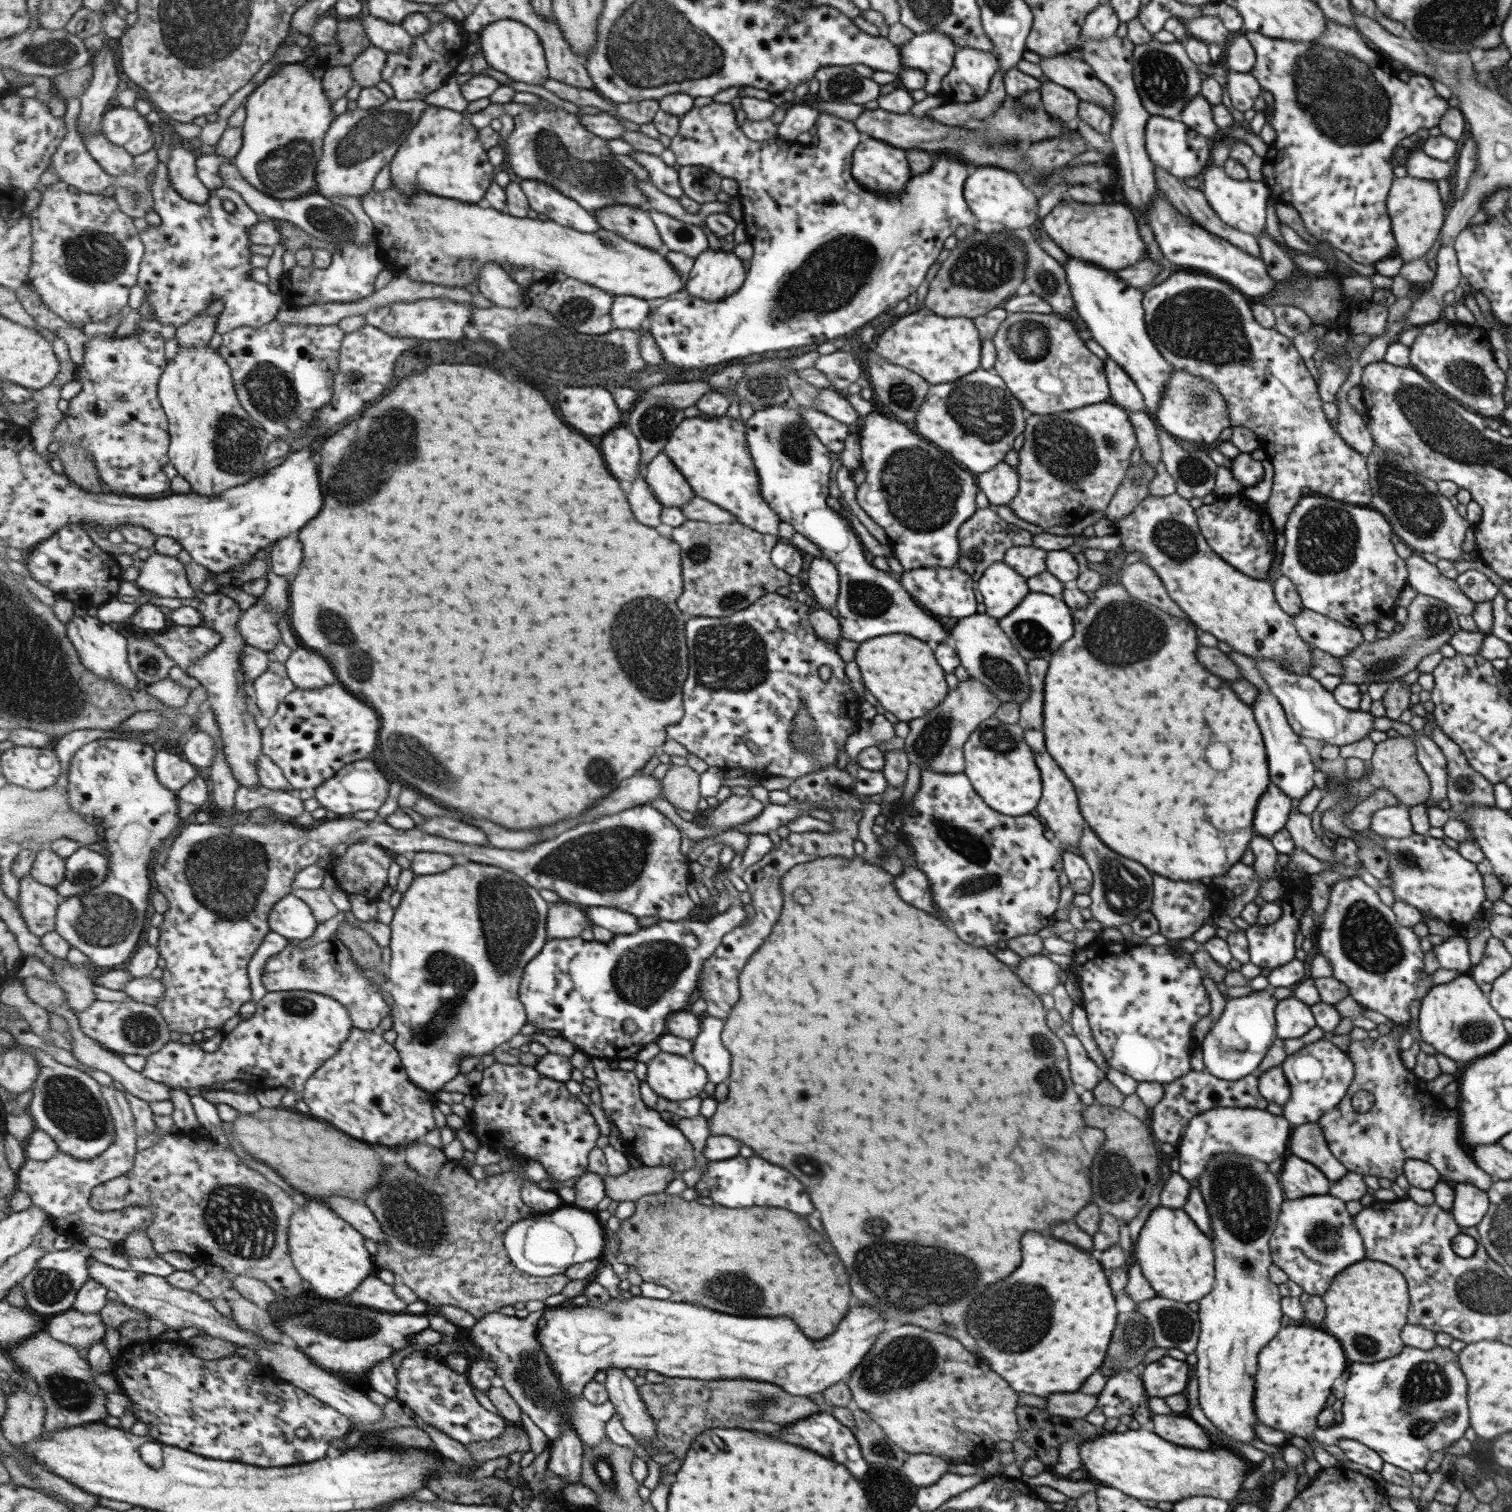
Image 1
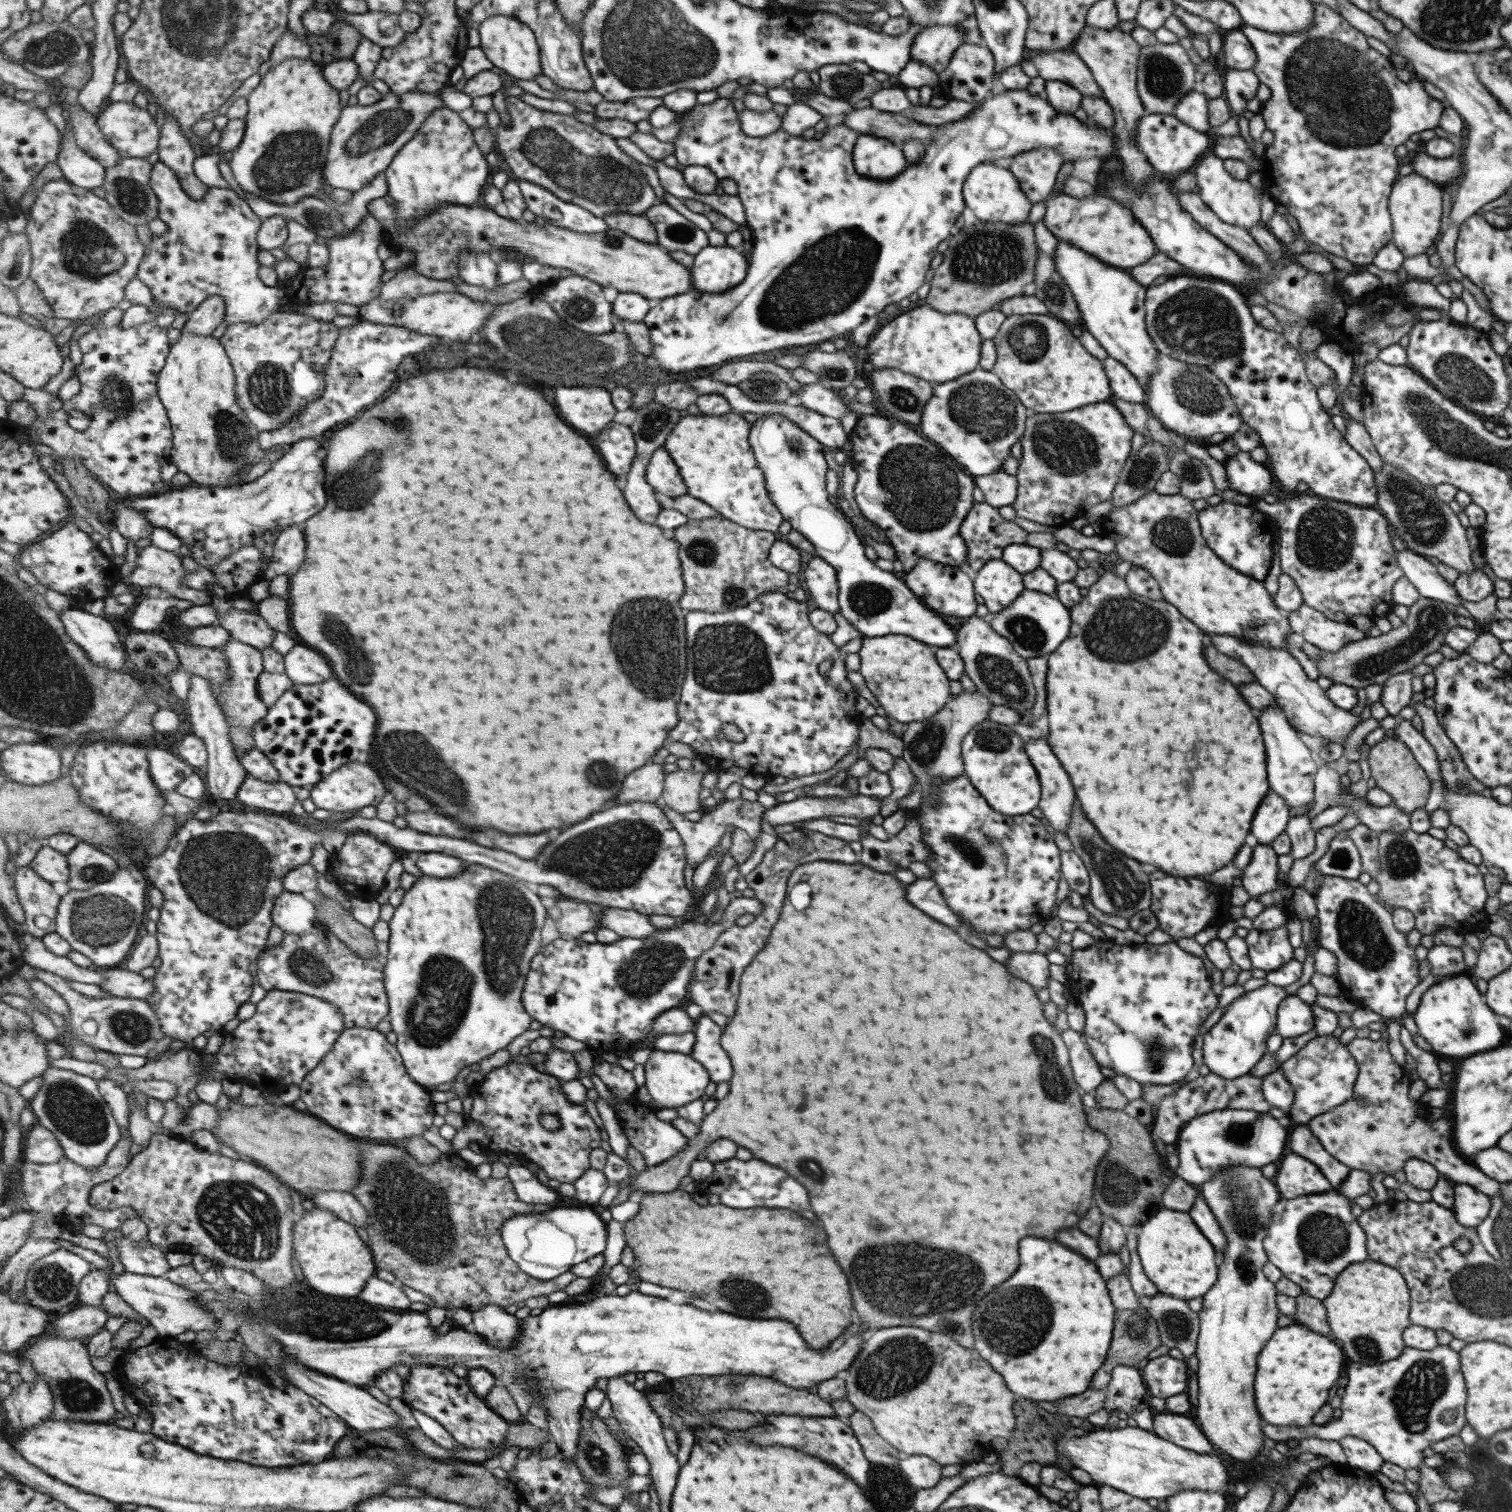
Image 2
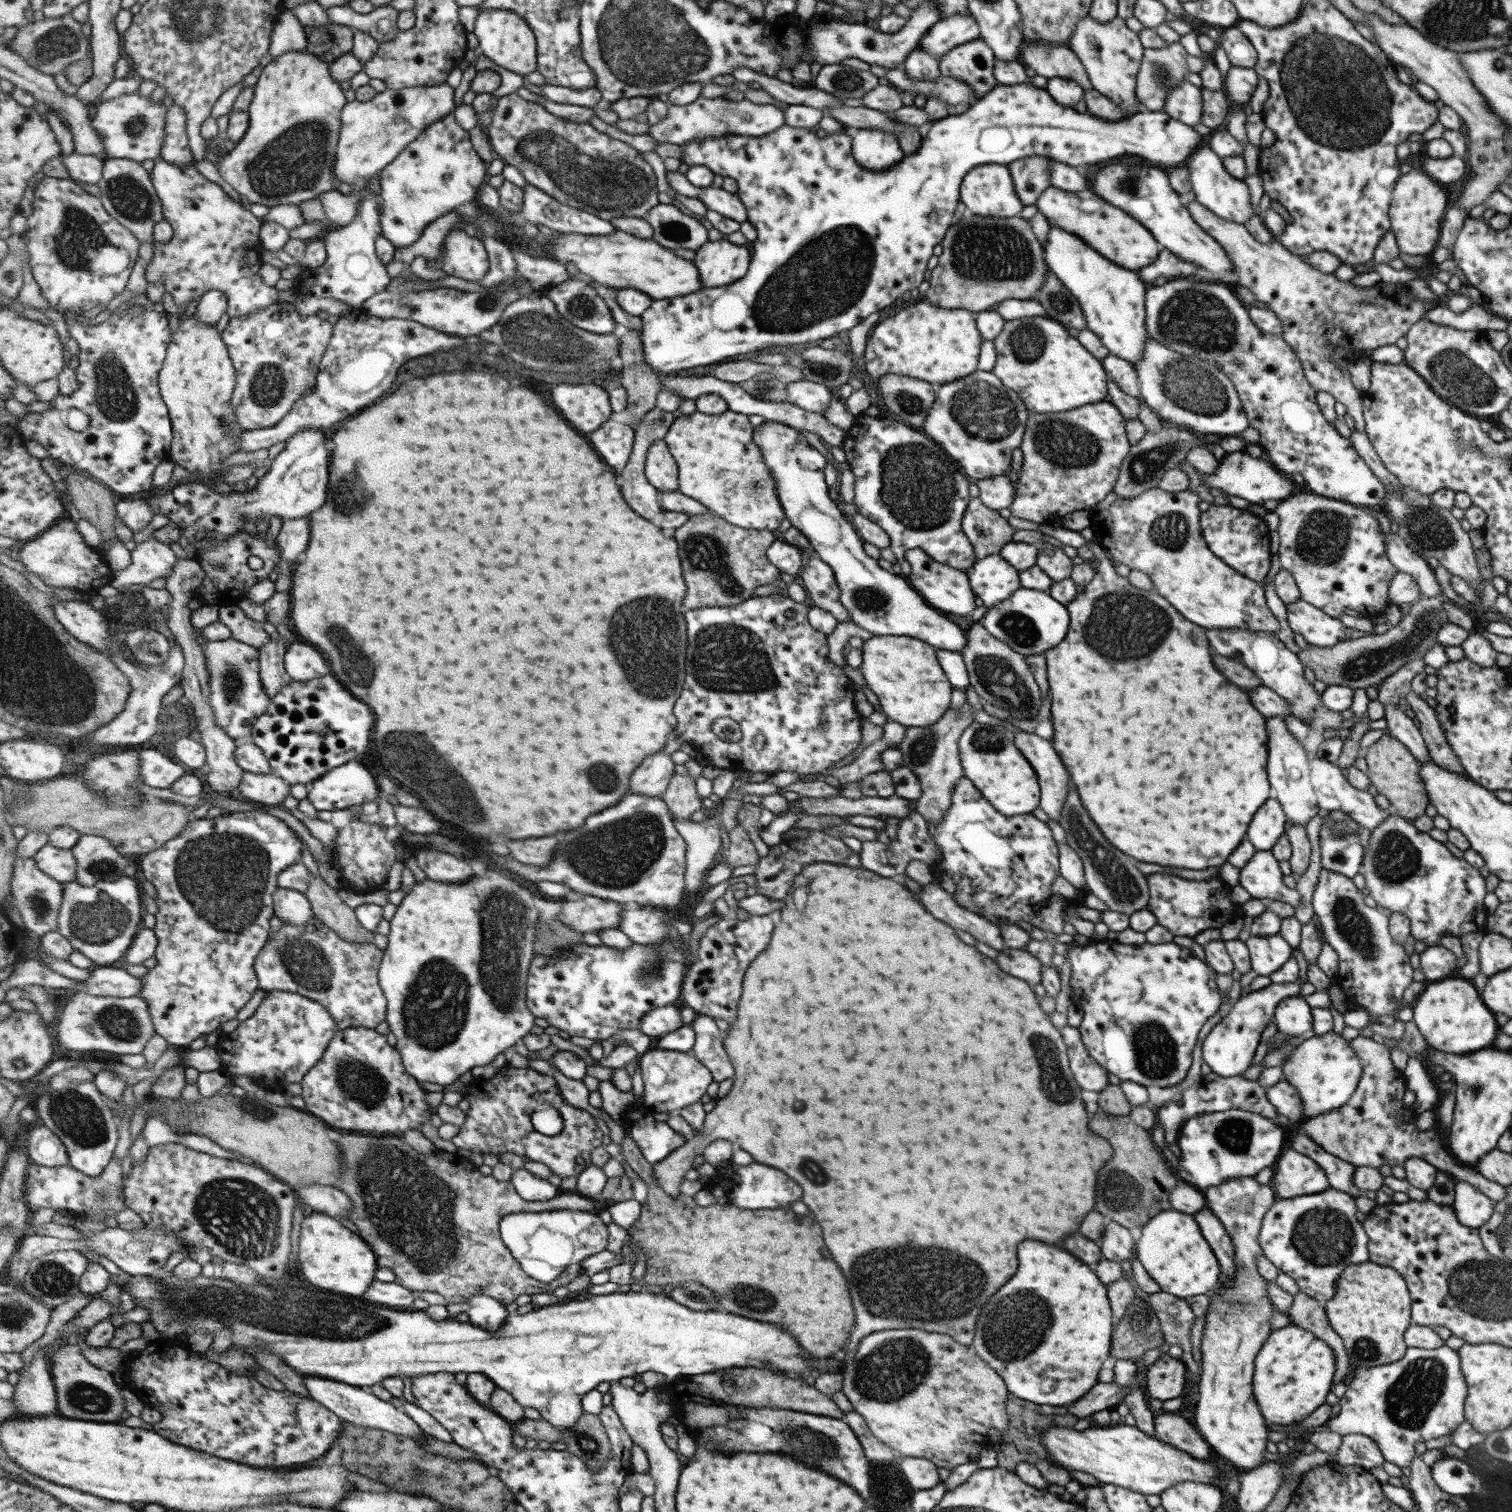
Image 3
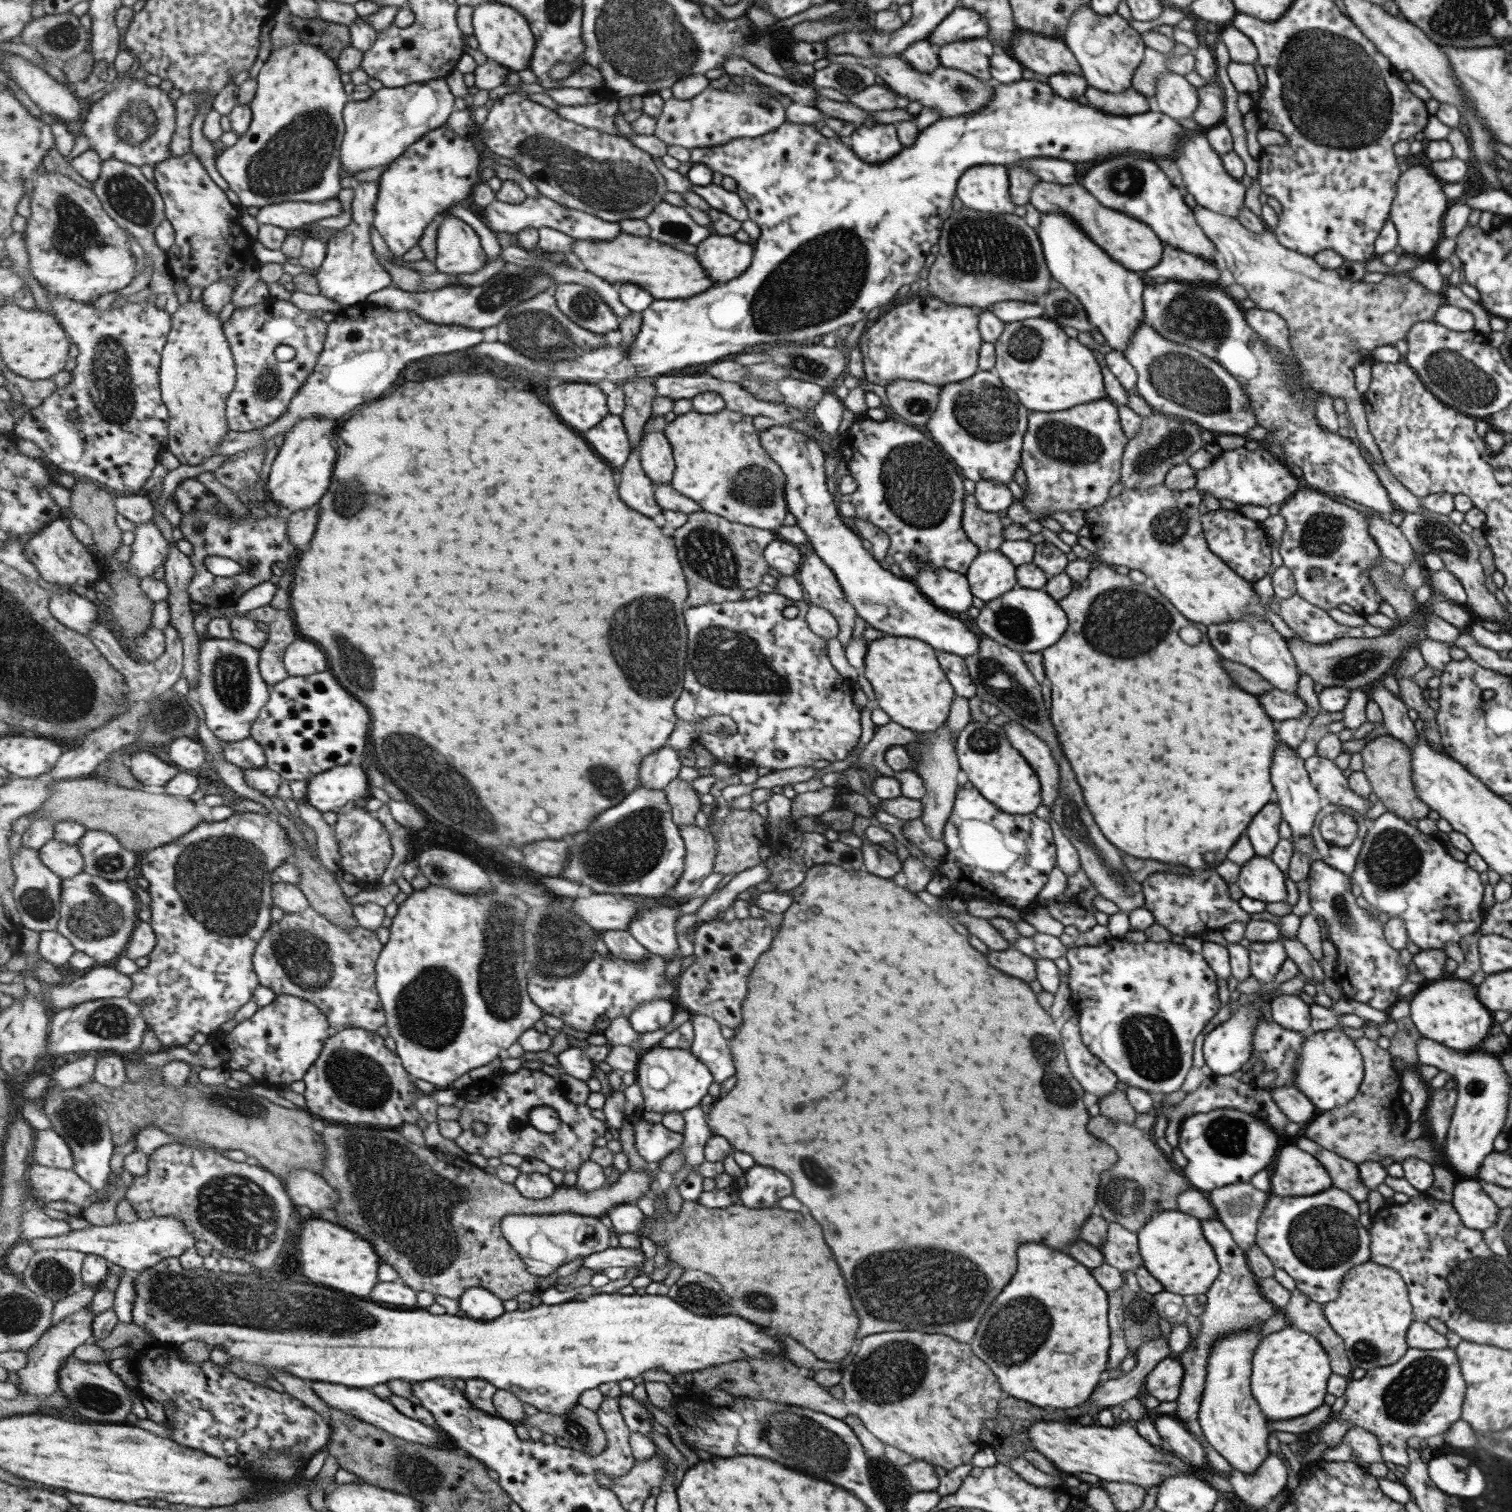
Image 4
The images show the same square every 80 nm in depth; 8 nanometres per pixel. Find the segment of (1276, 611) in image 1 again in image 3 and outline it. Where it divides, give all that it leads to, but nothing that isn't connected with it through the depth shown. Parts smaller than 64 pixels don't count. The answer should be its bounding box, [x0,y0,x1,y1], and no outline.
[1090,488,1279,634]

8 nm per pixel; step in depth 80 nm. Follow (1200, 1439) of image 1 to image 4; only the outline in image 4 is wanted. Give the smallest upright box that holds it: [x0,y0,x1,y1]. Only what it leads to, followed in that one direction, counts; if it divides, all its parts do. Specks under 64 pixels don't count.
[1153,1415,1206,1468]

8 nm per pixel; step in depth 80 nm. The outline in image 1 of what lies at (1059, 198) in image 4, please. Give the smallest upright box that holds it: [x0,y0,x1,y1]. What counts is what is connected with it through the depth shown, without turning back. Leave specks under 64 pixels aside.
[1036,200,1145,271]

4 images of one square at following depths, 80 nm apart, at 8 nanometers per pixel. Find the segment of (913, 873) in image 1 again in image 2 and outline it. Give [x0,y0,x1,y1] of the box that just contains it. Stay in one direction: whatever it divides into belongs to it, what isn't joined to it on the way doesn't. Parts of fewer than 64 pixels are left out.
[905,877,964,930]

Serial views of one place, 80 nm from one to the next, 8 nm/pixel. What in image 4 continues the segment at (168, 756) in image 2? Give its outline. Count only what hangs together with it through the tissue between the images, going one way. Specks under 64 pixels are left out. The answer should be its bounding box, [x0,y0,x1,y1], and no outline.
[128,751,183,787]

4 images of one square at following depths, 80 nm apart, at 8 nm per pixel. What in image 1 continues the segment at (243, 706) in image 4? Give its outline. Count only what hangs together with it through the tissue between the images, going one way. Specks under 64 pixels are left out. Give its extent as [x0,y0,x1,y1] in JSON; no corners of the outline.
[241,644,271,718]

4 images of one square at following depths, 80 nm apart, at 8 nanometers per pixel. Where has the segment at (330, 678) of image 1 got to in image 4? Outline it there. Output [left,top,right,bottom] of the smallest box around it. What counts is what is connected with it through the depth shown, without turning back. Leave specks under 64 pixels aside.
[284,638,330,676]

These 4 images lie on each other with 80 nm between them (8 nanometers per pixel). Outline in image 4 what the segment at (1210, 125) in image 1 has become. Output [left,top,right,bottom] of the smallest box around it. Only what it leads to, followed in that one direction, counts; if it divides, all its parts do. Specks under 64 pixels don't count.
[1153,74,1198,121]

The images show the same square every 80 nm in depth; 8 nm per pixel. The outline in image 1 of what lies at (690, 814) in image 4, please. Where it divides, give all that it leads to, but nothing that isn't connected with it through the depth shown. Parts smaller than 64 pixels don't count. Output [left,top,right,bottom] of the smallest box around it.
[663,765,701,813]

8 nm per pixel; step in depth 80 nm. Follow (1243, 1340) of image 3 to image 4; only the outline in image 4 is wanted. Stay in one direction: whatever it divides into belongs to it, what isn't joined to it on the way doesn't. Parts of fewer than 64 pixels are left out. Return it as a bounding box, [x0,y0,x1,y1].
[1197,1182,1269,1475]

